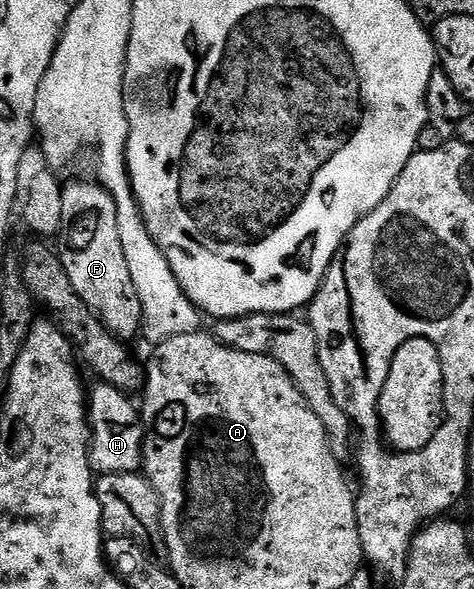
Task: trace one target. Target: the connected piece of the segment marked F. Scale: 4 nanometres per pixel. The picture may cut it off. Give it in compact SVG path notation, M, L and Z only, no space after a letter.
M98 180L71 181L63 185L61 228L57 234L57 252L73 283L73 291L101 319L101 323L124 343L140 336L143 328L141 295L133 287L129 262L121 247L121 227L117 227L117 203Z

